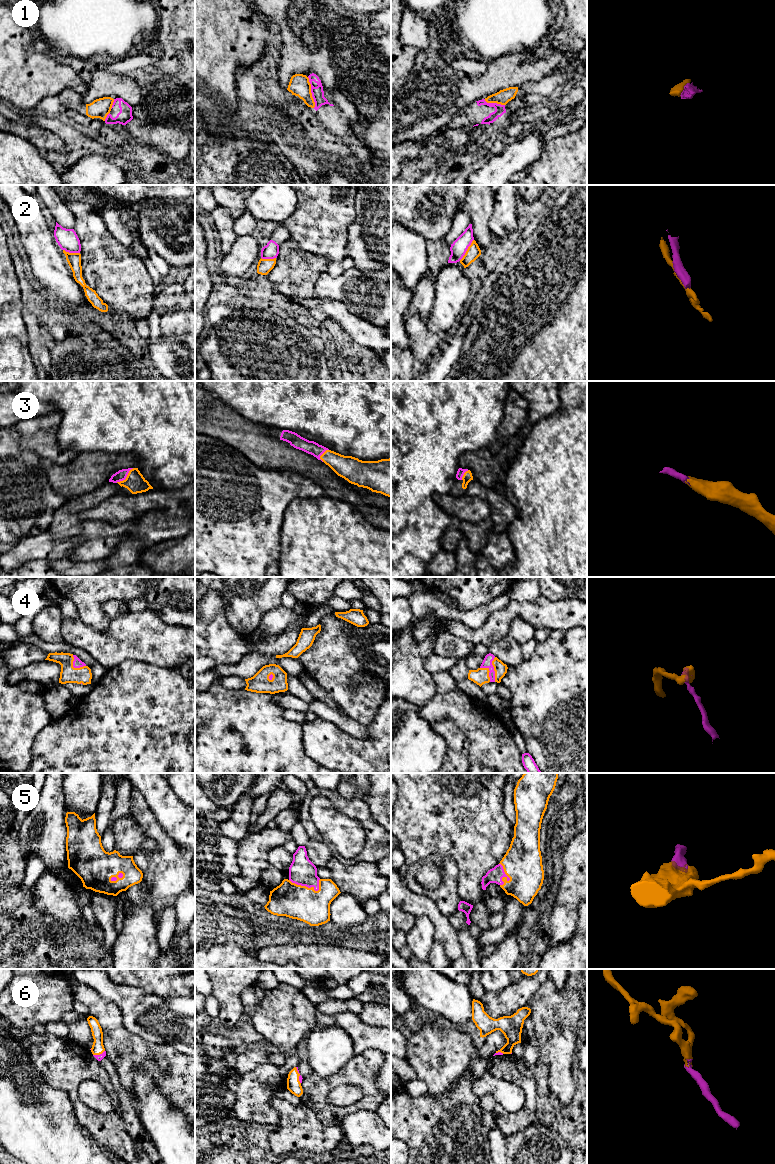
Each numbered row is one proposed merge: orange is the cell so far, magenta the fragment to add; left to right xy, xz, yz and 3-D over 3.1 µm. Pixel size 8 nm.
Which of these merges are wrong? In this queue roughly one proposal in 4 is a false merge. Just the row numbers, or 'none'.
1, 2

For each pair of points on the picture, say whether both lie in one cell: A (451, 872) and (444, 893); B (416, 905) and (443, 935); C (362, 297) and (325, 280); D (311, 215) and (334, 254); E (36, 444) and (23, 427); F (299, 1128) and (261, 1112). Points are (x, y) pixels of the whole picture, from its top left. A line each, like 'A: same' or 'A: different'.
A: same
B: same
C: same
D: same
E: same
F: different

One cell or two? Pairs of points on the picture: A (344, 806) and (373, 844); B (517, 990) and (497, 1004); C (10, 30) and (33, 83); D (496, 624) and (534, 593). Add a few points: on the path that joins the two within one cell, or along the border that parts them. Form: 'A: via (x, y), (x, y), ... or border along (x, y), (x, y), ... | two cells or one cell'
A: via (355, 811), (371, 827), (373, 833) | one cell
B: via (512, 995), (502, 1003) | one cell
C: via (17, 42), (17, 67), (19, 69) | one cell
D: border along (541, 595), (533, 600), (510, 600) | two cells

